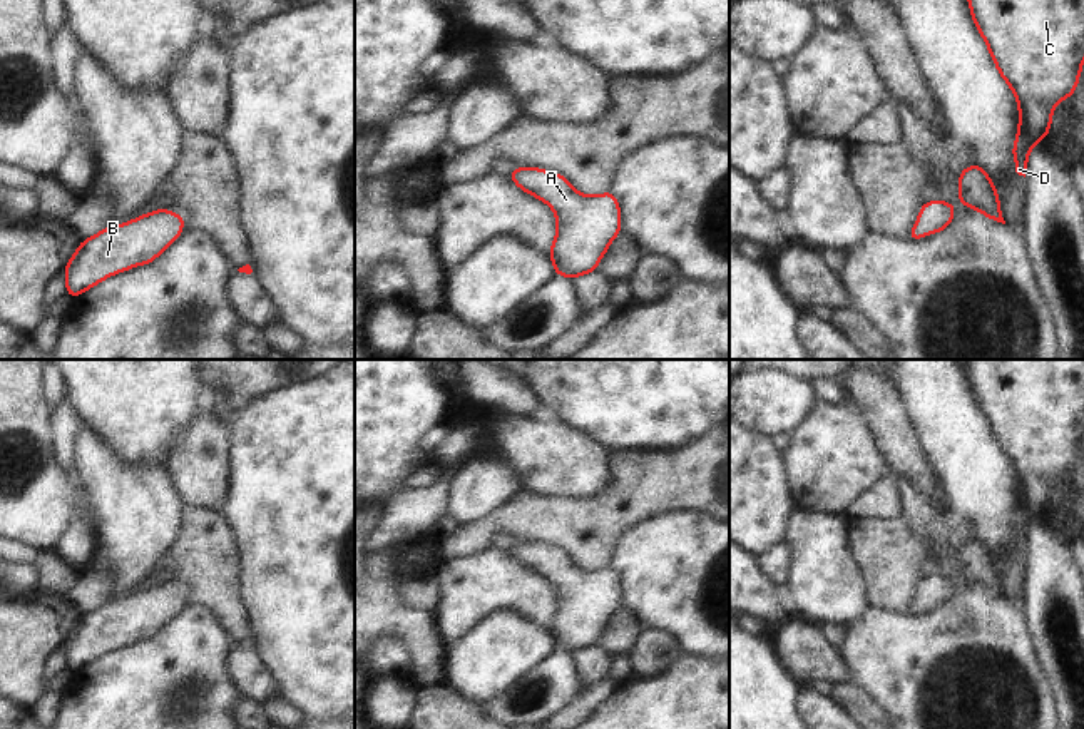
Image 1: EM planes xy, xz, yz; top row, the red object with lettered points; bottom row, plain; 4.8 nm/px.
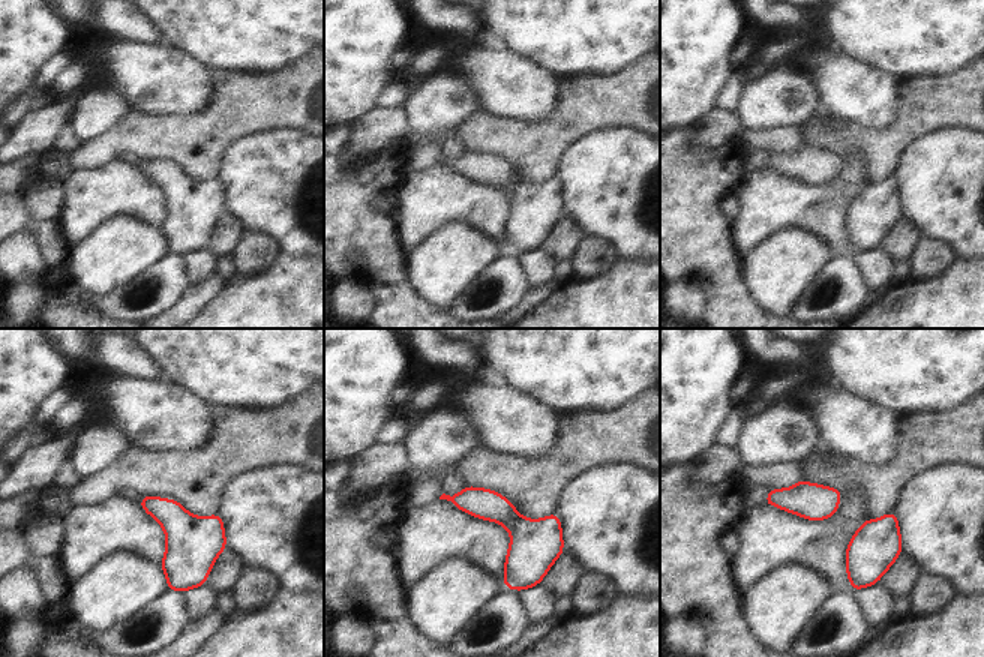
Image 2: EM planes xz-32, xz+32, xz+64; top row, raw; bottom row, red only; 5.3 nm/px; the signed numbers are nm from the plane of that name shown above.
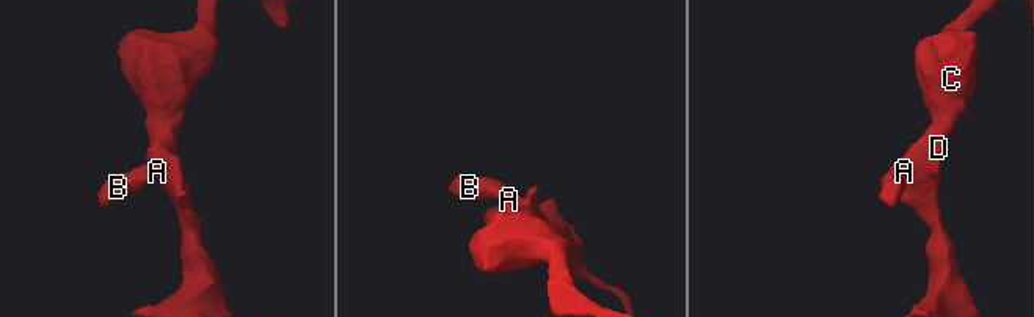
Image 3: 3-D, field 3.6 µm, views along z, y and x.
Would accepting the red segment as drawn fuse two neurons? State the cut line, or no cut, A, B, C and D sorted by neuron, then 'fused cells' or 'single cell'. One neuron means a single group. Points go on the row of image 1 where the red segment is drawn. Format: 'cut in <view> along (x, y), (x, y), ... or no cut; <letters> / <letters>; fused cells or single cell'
no cut; A B C D; single cell

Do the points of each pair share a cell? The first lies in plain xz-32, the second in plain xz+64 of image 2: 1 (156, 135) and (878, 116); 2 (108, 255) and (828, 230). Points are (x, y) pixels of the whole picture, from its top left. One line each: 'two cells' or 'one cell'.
1: two cells
2: two cells

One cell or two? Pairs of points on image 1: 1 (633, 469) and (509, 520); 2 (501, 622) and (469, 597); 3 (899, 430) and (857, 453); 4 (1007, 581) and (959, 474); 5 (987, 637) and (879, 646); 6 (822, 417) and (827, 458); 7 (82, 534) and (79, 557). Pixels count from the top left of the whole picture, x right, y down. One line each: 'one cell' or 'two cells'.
1: one cell
2: two cells
3: two cells
4: one cell
5: one cell
6: one cell
7: one cell

